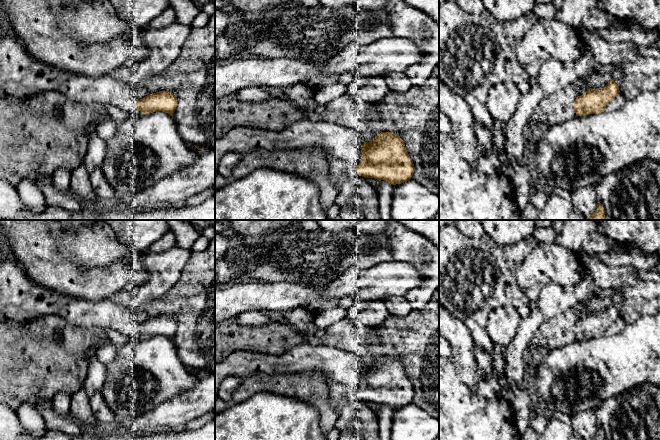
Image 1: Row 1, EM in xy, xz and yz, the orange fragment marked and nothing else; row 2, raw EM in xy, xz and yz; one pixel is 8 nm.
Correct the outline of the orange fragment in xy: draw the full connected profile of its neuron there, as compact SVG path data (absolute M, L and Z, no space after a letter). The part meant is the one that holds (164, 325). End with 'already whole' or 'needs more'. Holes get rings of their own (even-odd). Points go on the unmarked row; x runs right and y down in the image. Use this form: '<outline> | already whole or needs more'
M1 259L0 313L4 315L6 320L14 322L29 322L37 318L42 318L45 315L58 315L75 326L87 328L99 327L104 330L111 328L128 337L137 333L144 339L162 335L173 341L173 337L177 331L177 323L171 316L159 315L149 318L136 326L134 324L135 321L133 319L133 310L131 306L122 306L108 299L94 302L63 295L32 281L27 276L22 265L12 261L3 261Z | needs more

